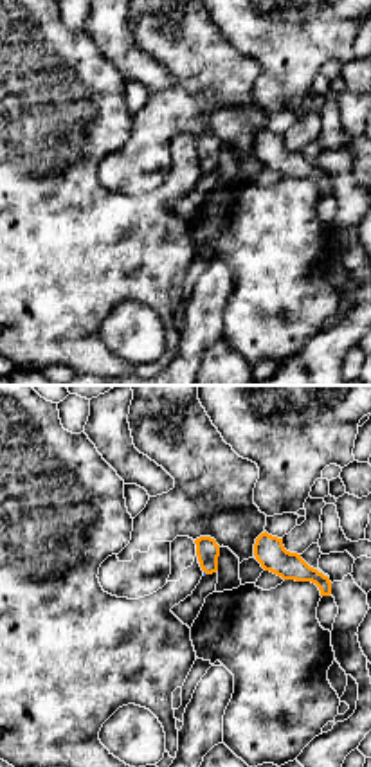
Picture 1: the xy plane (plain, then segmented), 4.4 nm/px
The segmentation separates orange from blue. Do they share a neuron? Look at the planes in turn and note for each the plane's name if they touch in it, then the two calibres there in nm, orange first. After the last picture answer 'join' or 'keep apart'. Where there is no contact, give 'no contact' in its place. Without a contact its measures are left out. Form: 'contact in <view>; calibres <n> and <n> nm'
no contact

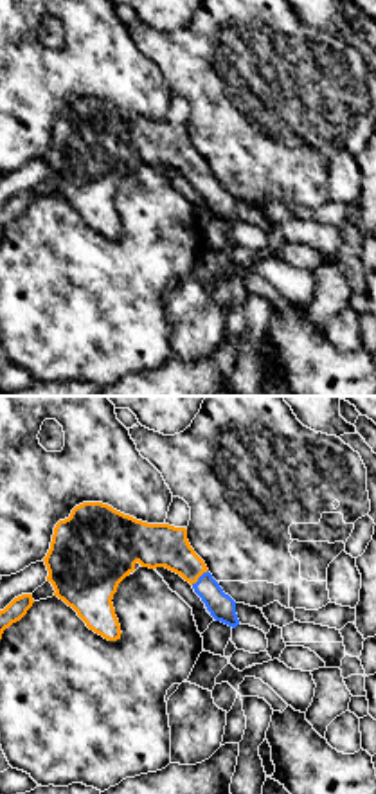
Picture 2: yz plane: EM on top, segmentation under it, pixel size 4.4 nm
contact in yz; calibres 190 and 120 nm

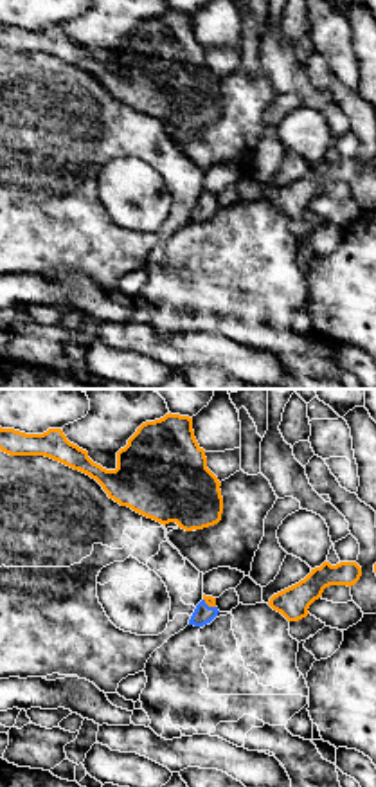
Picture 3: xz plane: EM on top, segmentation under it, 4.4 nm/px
contact in xz; calibres 50 and 90 nm

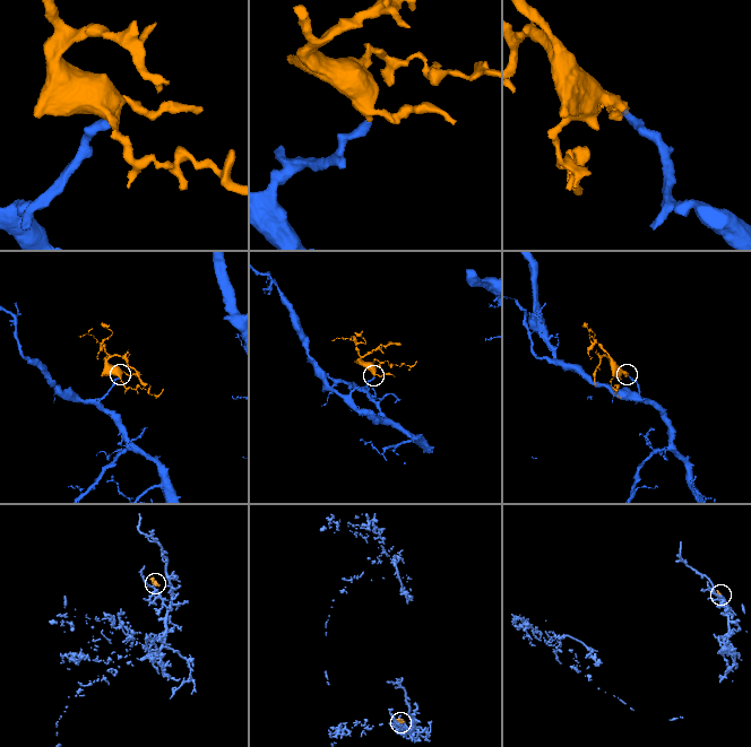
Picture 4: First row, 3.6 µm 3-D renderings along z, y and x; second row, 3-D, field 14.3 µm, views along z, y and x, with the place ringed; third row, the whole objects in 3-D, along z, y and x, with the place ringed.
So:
join

